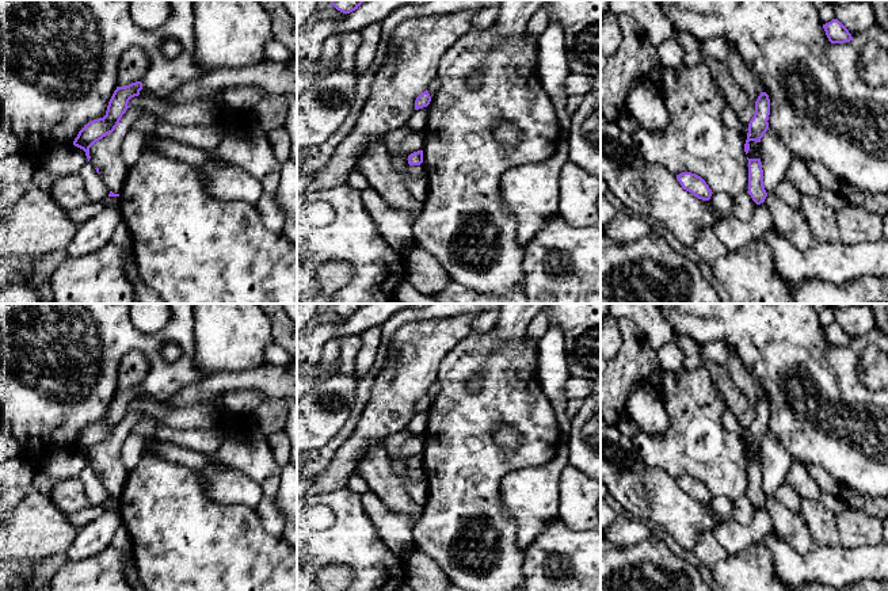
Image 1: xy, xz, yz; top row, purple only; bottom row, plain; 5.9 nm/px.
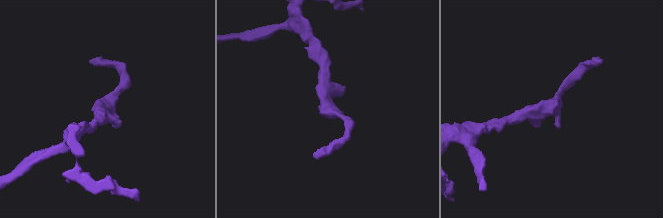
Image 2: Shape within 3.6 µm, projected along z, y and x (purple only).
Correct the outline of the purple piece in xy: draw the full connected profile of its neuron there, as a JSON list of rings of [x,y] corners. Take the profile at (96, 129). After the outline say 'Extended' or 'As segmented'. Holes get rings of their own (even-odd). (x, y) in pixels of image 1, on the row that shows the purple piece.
[[[136,81],[129,85],[117,87],[114,91],[106,115],[99,119],[94,119],[84,125],[73,141],[73,145],[83,149],[89,161],[89,148],[107,134],[113,133],[118,126],[122,115],[129,108],[127,103],[132,98],[138,96],[142,89],[142,83]]]. As segmented

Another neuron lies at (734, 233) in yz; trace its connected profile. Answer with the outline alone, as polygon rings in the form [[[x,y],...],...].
[[[765,203],[756,206],[748,222],[729,214],[719,220],[712,230],[728,251],[736,251],[752,240],[763,240],[771,232],[782,235]]]

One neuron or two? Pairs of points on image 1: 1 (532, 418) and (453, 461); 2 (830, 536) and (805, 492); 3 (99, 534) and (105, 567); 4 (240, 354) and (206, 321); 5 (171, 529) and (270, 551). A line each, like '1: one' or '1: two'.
1: one
2: two
3: two
4: one
5: one

